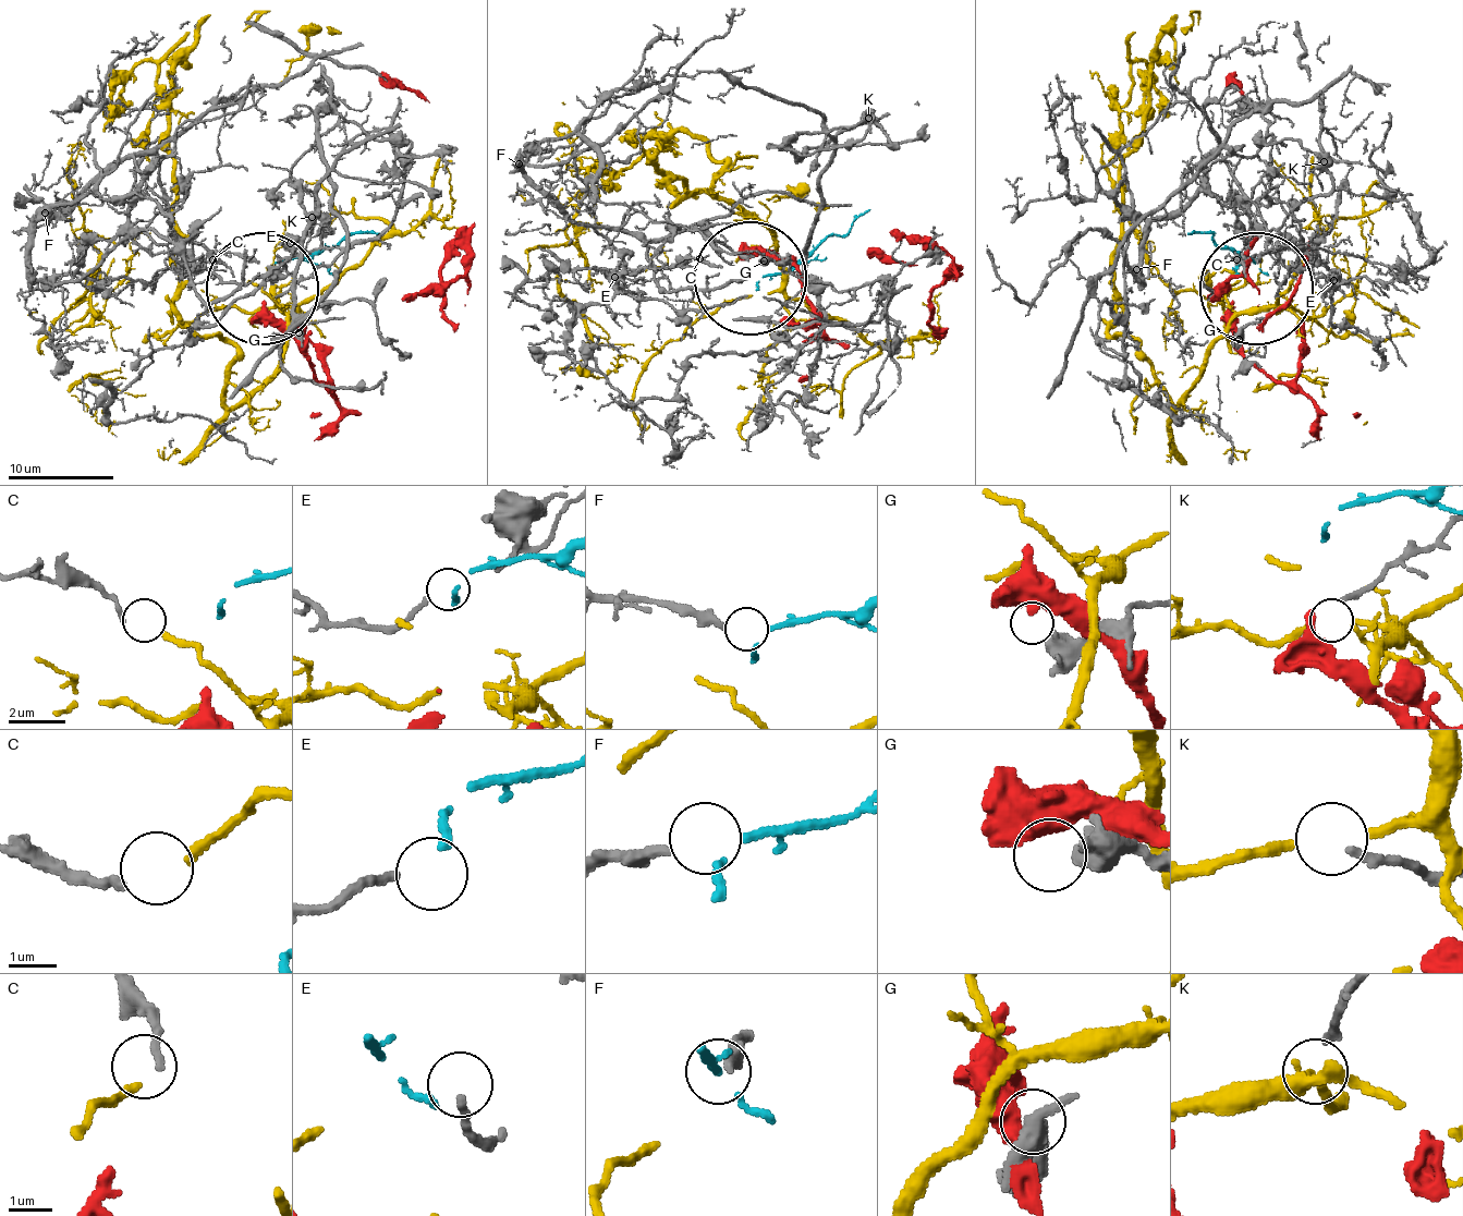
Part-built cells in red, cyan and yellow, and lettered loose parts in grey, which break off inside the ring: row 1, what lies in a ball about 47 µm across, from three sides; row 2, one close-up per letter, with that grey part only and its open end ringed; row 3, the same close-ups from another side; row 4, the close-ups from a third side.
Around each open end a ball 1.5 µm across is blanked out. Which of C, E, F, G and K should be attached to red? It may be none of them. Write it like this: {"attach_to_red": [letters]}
{"attach_to_red": []}

